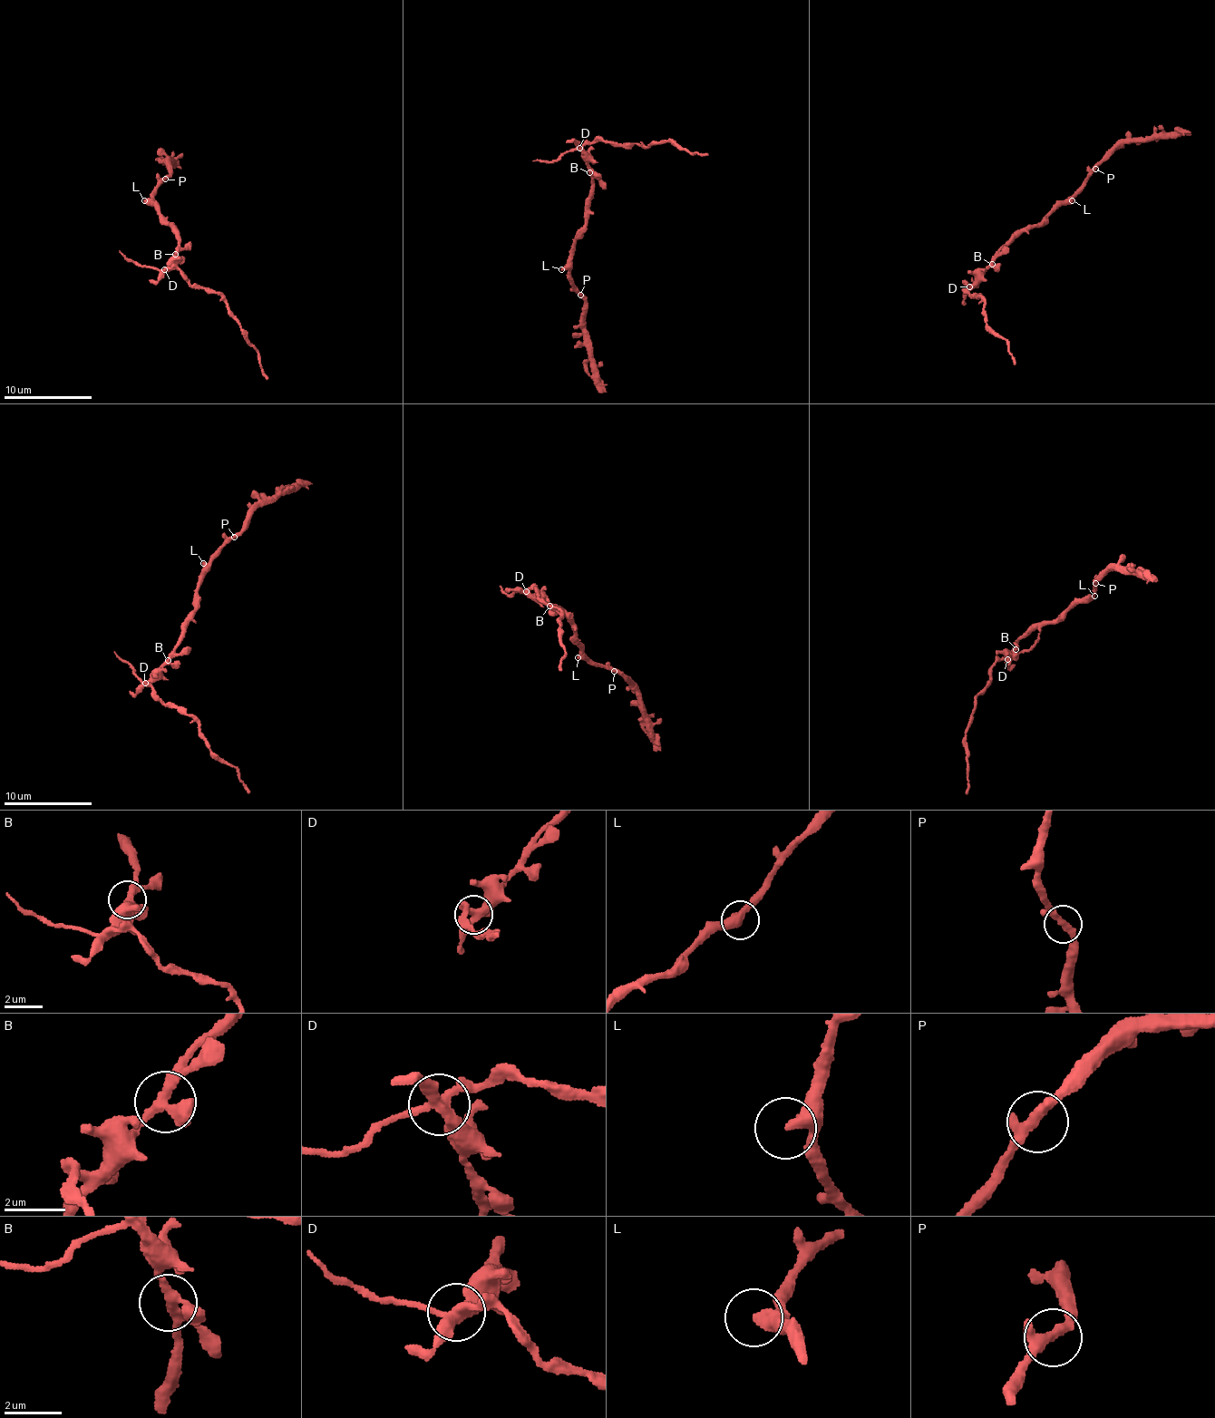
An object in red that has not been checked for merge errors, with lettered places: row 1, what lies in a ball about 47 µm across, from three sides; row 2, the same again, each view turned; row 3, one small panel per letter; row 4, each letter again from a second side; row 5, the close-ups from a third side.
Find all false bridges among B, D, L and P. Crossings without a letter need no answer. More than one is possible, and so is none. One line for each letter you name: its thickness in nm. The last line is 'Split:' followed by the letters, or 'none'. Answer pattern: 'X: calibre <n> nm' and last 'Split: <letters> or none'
D: calibre 360 nm
Split: D

